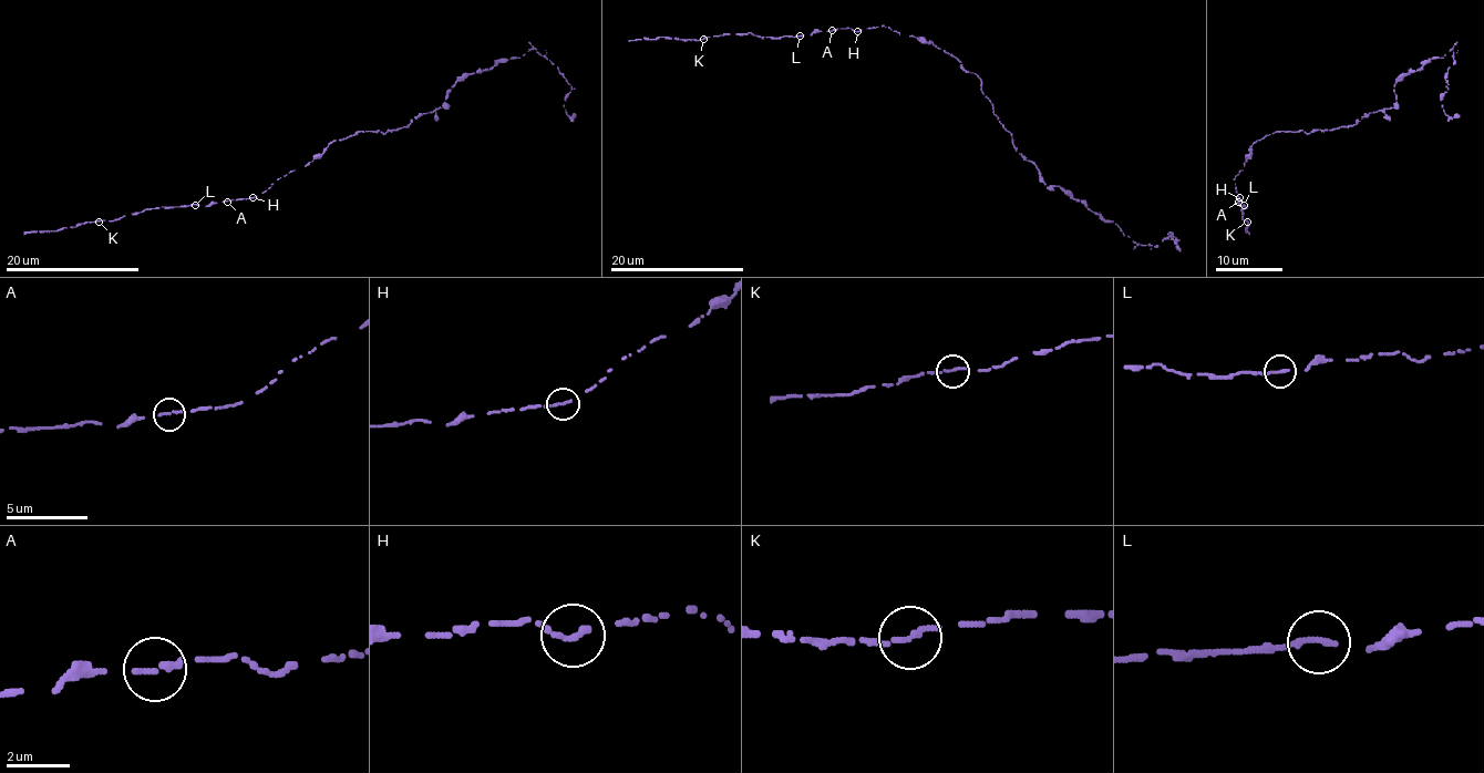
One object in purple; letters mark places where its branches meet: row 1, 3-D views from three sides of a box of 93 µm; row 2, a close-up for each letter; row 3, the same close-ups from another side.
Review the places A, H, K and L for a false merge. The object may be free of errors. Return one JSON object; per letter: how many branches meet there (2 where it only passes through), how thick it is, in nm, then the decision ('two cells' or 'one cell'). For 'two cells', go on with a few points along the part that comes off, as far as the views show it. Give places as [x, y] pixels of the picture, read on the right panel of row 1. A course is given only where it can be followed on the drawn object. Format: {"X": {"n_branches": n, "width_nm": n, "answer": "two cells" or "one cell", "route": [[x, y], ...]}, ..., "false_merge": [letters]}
{"A": {"n_branches": 1, "width_nm": 240, "answer": "one cell"}, "H": {"n_branches": 1, "width_nm": 240, "answer": "two cells", "route": [[1238, 198], [1234, 179], [1257, 140], [1350, 126], [1395, 106], [1393, 86], [1452, 48], [1442, 106], [1459, 114]]}, "K": {"n_branches": 1, "width_nm": 240, "answer": "one cell"}, "L": {"n_branches": 1, "width_nm": 240, "answer": "one cell"}, "false_merge": ["H"]}

